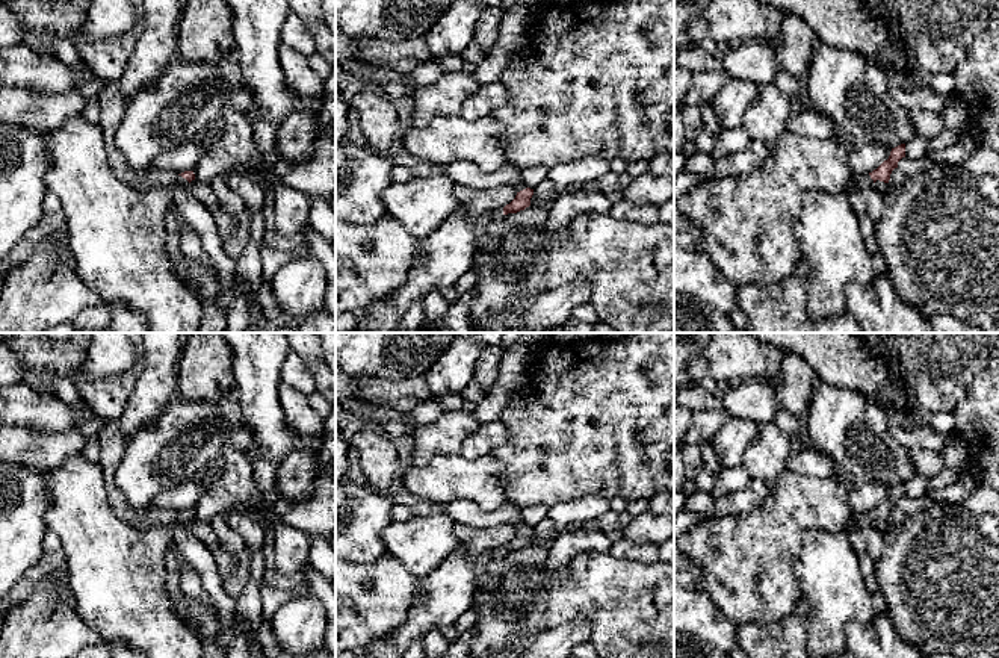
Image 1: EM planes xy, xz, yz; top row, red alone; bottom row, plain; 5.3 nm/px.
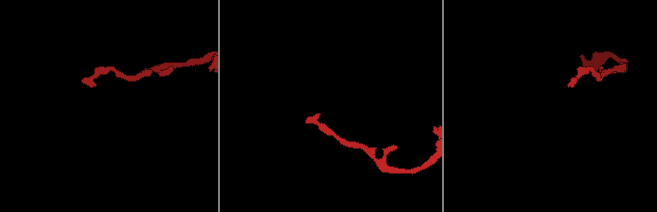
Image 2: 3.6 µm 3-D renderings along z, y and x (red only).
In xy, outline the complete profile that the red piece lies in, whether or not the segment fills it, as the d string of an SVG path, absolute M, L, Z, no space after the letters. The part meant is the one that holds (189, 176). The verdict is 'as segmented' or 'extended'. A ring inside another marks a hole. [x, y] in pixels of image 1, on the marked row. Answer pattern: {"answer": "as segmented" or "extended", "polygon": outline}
{"answer": "extended", "polygon": "M82 113L70 116L60 127L47 135L51 168L45 175L47 191L62 204L66 218L68 250L76 260L80 278L95 289L106 304L118 304L144 316L150 333L199 333L203 307L192 289L174 272L172 260L165 251L165 215L174 204L174 194L189 189L193 171L178 174L169 186L136 189L124 185L112 171L98 124Z"}

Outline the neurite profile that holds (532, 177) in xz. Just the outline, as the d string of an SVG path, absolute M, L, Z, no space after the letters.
M537 165L532 168L521 169L521 178L526 188L530 188L530 189L535 189L547 177L549 177L549 168L544 165Z

